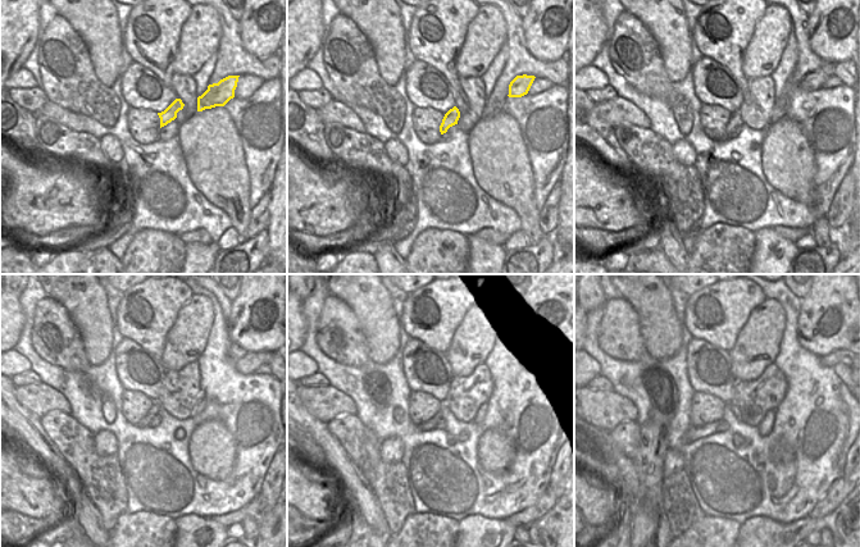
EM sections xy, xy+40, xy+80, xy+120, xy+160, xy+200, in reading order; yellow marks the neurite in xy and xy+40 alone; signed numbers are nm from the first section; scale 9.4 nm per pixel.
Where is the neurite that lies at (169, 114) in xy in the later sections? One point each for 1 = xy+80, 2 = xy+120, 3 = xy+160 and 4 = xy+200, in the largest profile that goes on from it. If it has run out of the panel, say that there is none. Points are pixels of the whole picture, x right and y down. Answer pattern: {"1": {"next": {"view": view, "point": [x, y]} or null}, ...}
{"1": {"next": {"view": "xy+80", "point": [735, 123]}}, "2": {"next": {"view": "xy+120", "point": [153, 418]}}, "3": {"next": {"view": "xy+160", "point": [438, 419]}}, "4": {"next": {"view": "xy+200", "point": [694, 433]}}}

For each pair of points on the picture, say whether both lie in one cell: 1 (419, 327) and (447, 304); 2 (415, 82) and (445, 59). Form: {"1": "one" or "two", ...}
{"1": "one", "2": "two"}

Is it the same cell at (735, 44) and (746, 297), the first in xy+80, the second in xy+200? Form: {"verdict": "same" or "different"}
{"verdict": "same"}

